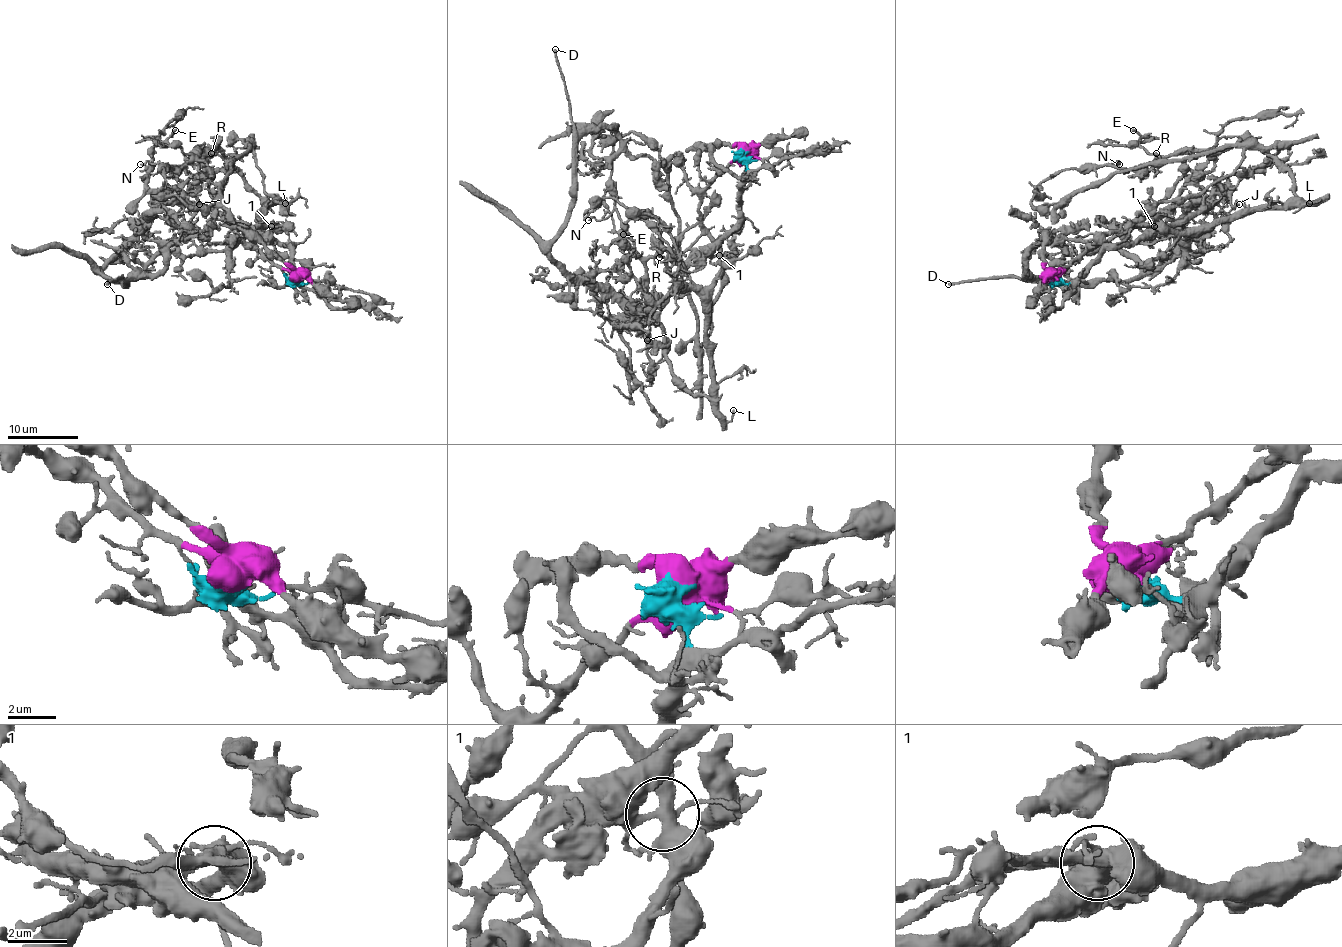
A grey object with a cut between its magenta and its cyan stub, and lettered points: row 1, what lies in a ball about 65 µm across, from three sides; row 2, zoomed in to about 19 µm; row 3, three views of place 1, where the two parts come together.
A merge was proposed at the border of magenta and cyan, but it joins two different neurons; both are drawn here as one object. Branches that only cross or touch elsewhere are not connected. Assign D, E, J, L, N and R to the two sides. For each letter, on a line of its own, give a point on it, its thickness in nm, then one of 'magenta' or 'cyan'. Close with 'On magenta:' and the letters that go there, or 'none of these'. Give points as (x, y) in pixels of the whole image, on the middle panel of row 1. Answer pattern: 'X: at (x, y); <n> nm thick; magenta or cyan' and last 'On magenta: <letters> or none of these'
D: at (555, 49); 220 nm thick; cyan
E: at (623, 234); 150 nm thick; magenta
J: at (647, 340); 220 nm thick; cyan
L: at (733, 410); 200 nm thick; magenta
N: at (588, 220); 140 nm thick; magenta
R: at (659, 257); 130 nm thick; magenta
On magenta: E, L, N, R

